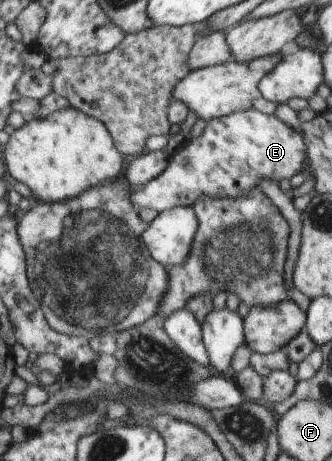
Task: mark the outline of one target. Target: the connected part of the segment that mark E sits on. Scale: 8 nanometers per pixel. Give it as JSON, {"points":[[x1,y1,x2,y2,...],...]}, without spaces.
{"points":[[256,109,232,113,211,120,200,137,168,159,165,171,153,181,134,191,135,209,162,212,178,206,192,206,200,195,240,198,248,196,266,180,290,180,302,167,304,141,298,133,274,114,265,115]]}

